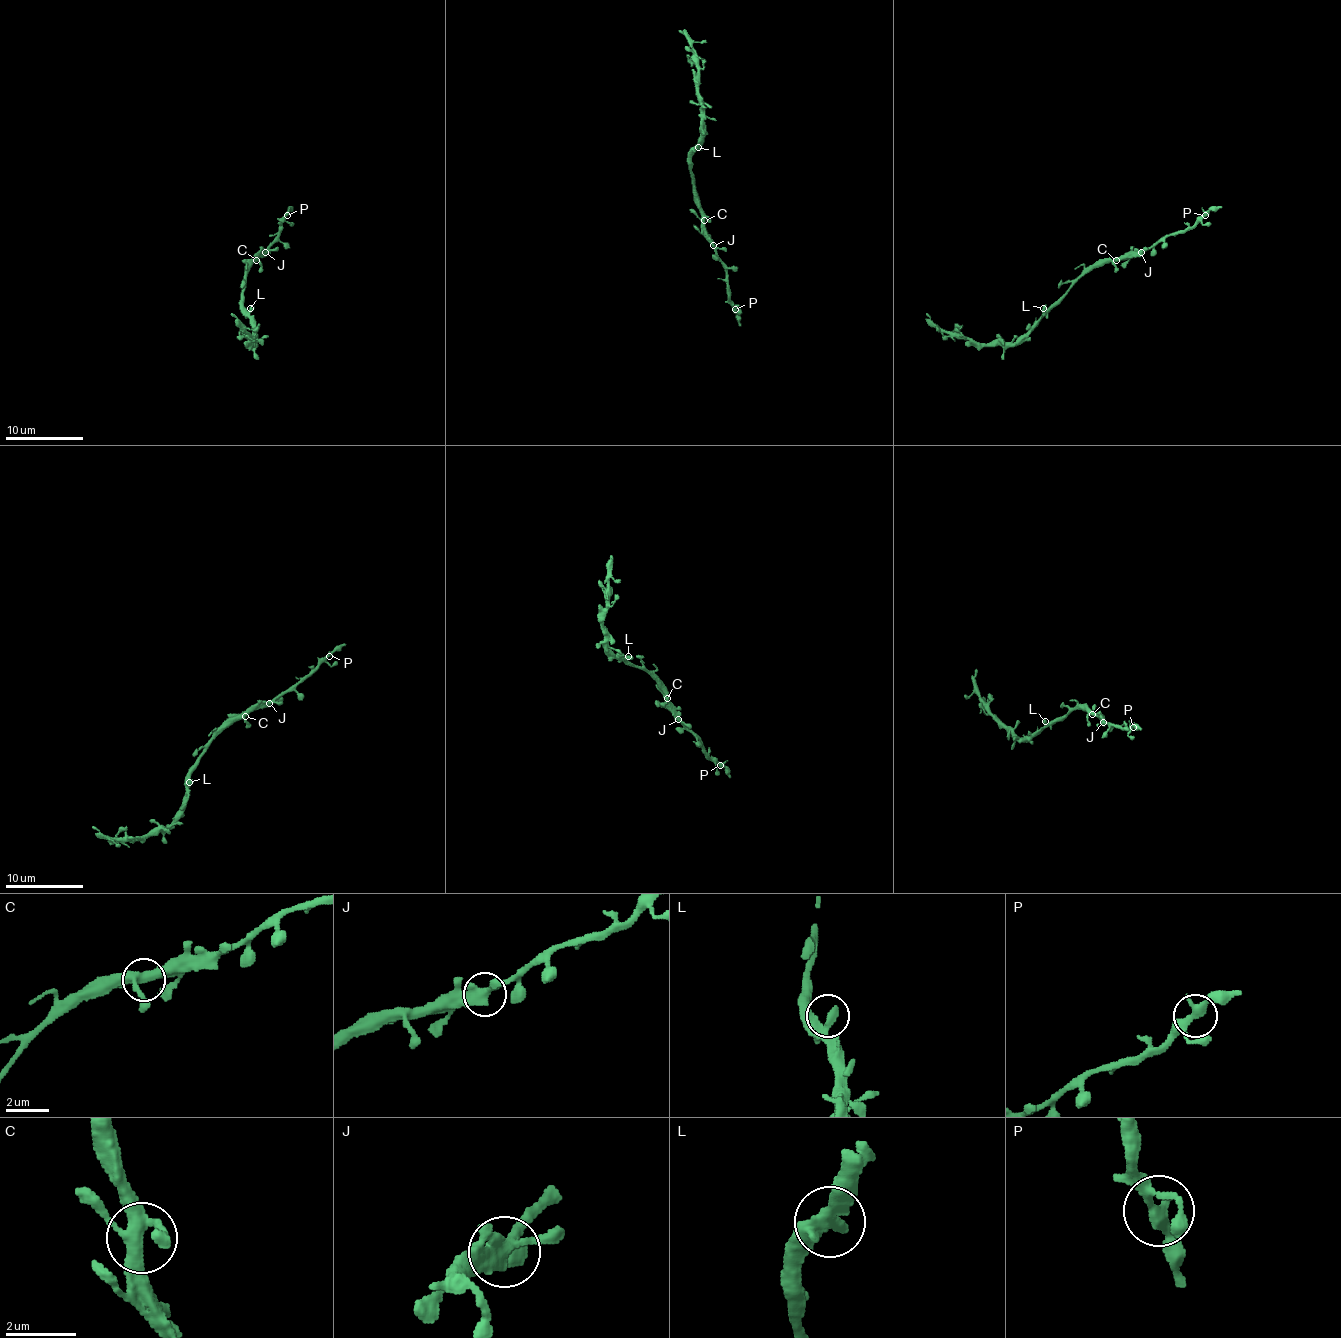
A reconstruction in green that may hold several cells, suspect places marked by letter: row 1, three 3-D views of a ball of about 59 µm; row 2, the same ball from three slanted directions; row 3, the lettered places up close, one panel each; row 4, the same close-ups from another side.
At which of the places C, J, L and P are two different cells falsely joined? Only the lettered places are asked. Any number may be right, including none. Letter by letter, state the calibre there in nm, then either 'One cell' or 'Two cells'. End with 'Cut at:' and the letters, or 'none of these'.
C: Thickness 380 nm. One cell
J: Thickness 320 nm. One cell
L: Thickness 280 nm. One cell
P: Thickness 280 nm. One cell
Cut at: none of these

